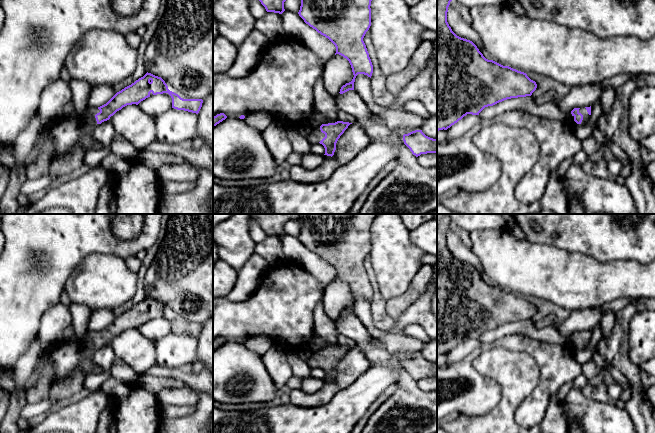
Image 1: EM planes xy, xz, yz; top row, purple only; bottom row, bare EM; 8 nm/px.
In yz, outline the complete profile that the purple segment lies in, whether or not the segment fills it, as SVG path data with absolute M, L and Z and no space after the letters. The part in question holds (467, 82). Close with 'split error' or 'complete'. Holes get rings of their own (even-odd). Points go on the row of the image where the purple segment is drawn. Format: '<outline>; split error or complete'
M437 0L437 132L447 130L467 114L479 115L488 106L511 98L531 96L537 84L526 73L486 59L470 40L457 36L447 22L452 0Z; complete

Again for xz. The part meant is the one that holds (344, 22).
M301 0L299 16L306 24L328 38L336 47L336 54L346 58L352 68L353 79L340 89L340 94L354 90L355 78L364 74L371 78L373 65L363 38L371 26L372 0Z; complete

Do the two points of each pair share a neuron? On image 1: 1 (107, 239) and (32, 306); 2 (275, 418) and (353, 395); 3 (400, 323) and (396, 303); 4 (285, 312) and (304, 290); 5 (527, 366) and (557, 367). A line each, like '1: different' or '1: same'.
1: same
2: same
3: different
4: same
5: different

